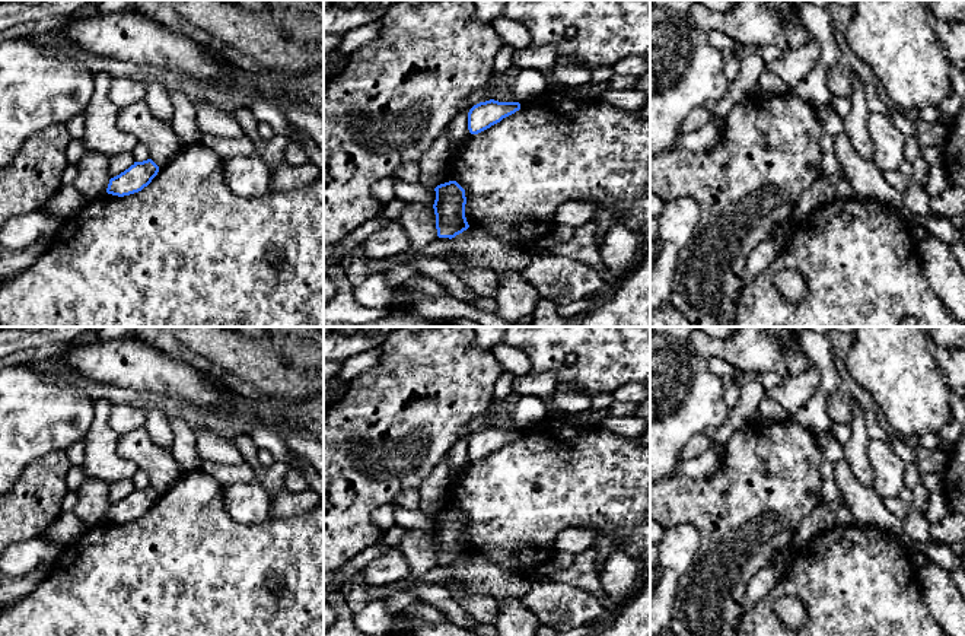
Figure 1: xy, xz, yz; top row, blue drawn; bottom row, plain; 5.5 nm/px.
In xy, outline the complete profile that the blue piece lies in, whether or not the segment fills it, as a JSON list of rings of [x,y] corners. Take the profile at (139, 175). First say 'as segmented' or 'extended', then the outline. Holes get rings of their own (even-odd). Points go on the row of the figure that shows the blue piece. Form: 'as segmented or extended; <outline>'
as segmented; [[[152,160],[134,162],[128,169],[109,179],[106,193],[118,197],[141,191],[157,175],[159,166]]]

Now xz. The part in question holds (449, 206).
as segmented; [[[449,181],[437,185],[434,191],[437,236],[452,239],[469,228],[465,217],[465,190],[456,181]]]

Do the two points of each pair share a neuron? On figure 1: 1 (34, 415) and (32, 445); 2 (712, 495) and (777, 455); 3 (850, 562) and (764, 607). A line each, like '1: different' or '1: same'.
1: same
2: same
3: same

